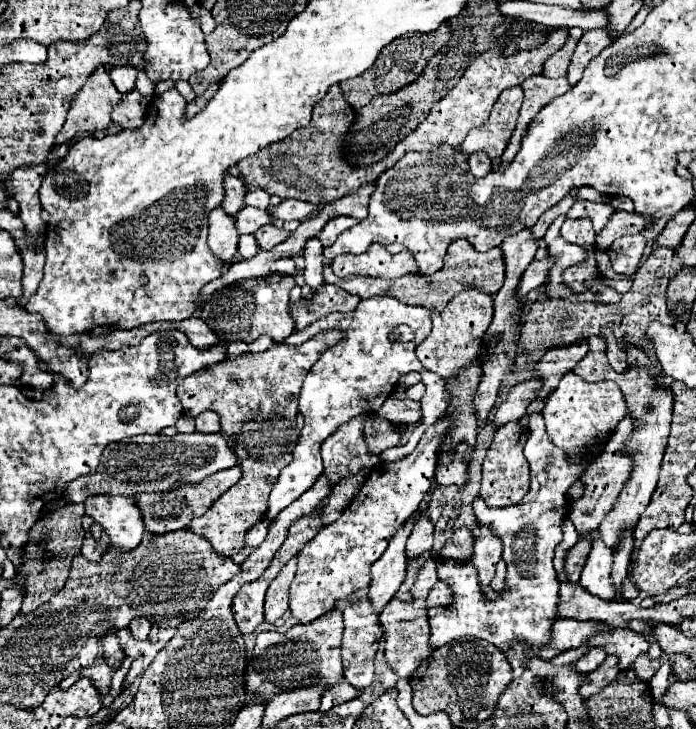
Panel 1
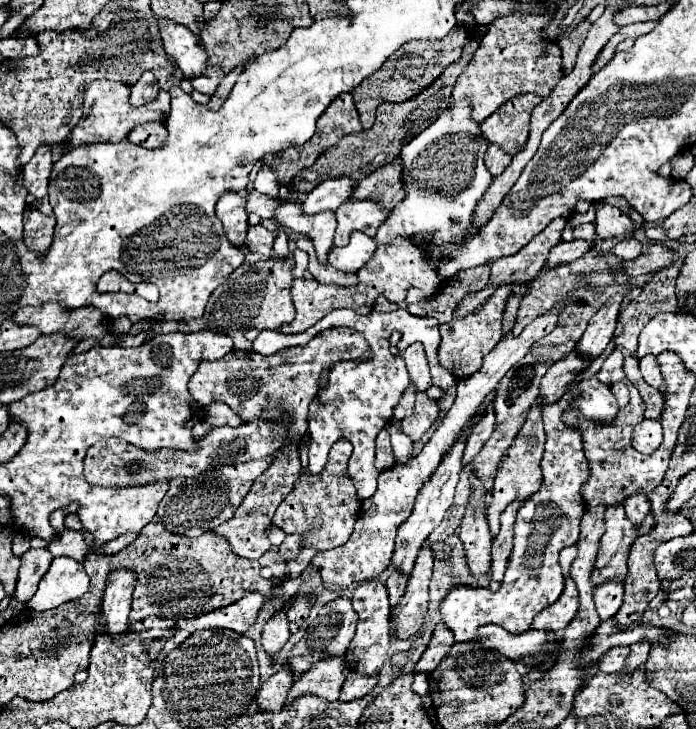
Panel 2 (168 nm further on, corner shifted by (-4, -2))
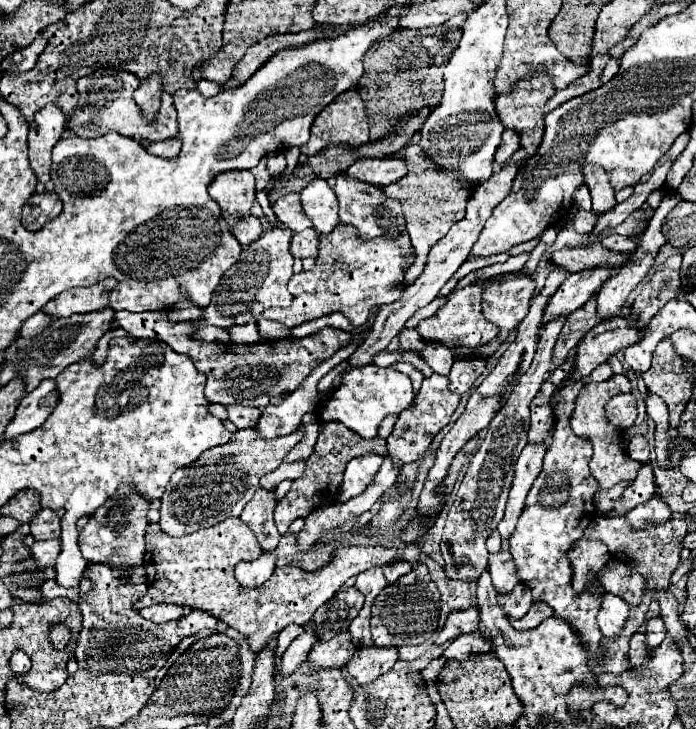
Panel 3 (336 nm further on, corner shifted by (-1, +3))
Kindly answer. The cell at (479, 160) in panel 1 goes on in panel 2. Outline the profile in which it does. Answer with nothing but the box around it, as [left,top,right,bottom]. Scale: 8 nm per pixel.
[485,145,511,177]

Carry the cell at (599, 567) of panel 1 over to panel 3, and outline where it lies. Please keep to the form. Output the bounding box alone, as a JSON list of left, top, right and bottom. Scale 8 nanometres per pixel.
[598,594,628,636]

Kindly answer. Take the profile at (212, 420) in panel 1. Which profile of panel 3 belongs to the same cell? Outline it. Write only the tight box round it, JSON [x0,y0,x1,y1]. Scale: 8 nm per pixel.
[226,404,260,428]

